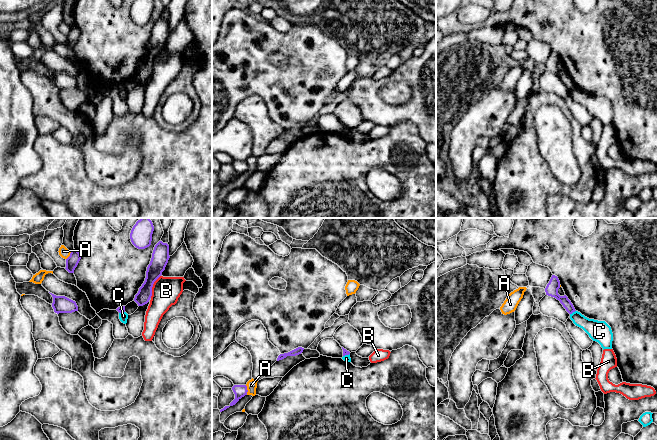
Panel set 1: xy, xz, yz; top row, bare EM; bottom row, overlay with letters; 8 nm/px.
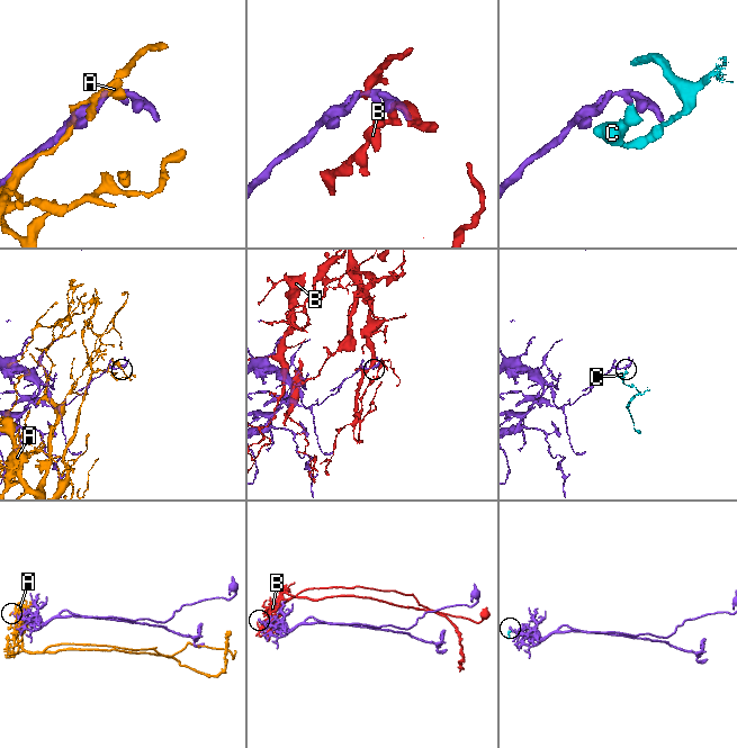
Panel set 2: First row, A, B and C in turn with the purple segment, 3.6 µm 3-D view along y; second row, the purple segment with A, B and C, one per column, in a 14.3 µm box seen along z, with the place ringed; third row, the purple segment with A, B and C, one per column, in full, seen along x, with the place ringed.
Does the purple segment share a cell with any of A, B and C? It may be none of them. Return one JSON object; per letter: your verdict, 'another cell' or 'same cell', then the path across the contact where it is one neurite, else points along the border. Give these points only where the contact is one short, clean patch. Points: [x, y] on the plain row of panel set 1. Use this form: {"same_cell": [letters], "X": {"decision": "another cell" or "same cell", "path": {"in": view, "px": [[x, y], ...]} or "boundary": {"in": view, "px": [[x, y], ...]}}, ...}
{"same_cell": [], "A": {"decision": "another cell"}, "B": {"decision": "another cell"}, "C": {"decision": "another cell", "boundary": {"in": "yz", "px": [[575, 86], [570, 90]]}}}

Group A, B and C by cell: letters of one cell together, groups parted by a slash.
A / B / C

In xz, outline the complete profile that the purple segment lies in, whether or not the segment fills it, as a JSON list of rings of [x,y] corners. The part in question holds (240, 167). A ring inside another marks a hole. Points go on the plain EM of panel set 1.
[[[234,161],[232,166],[235,170],[235,175],[230,179],[230,182],[235,181],[242,173],[247,171],[247,162],[246,161]]]

